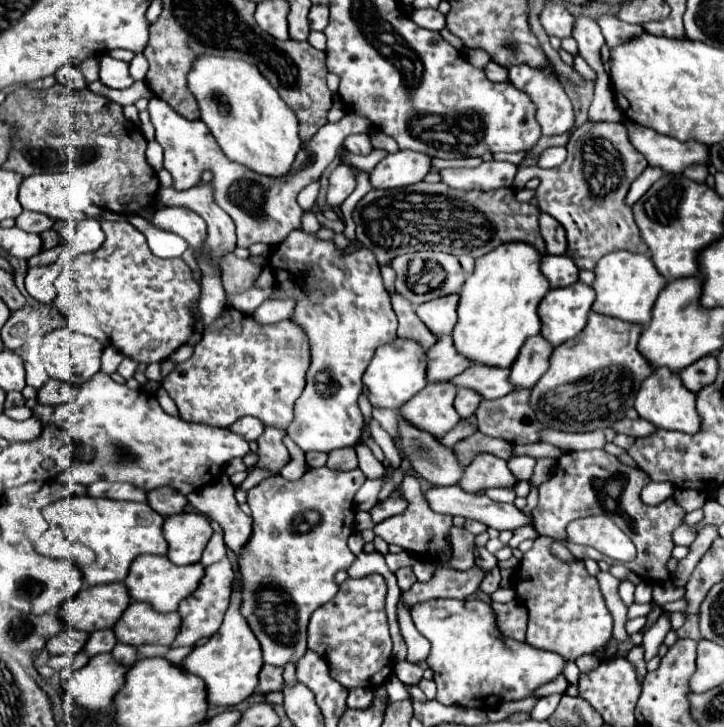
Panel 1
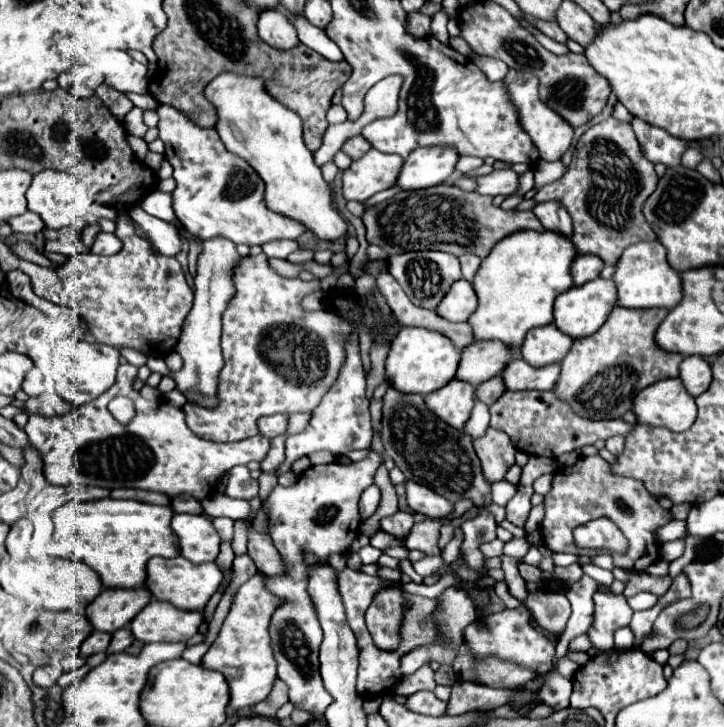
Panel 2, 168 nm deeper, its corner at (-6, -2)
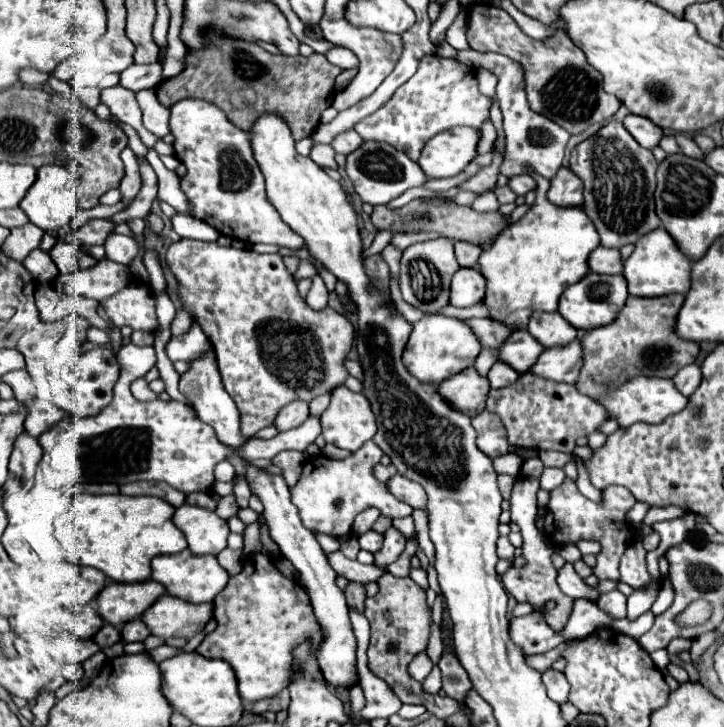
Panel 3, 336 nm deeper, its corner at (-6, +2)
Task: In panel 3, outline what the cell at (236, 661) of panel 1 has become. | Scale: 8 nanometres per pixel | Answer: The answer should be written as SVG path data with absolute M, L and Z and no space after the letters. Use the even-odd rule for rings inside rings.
M252 554L246 558L244 568L240 574L232 576L226 584L226 588L214 598L214 616L216 616L216 630L208 634L202 644L196 648L198 654L206 658L218 658L228 662L234 668L236 680L238 680L238 694L244 702L258 702L270 696L276 696L280 690L284 690L290 682L290 662L292 662L292 648L294 644L300 644L300 640L312 638L314 652L318 648L318 622L314 618L314 612L310 608L310 600L300 588L298 582L284 578L278 568L274 566L272 558L266 554Z

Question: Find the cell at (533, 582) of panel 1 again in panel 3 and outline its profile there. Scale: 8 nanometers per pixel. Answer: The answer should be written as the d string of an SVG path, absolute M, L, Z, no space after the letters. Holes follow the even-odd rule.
M612 590L612 592L604 592L600 594L600 598L596 600L598 608L602 608L612 620L618 618L626 618L626 596L620 590Z

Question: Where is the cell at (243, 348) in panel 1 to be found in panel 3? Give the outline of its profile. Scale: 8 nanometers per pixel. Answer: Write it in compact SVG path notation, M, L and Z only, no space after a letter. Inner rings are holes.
M178 240L168 248L164 258L180 282L184 310L196 314L216 358L222 358L224 388L240 410L240 434L244 438L252 438L258 430L272 426L282 406L294 400L310 402L344 384L348 378L344 360L354 342L354 326L344 314L338 314L330 306L312 310L298 294L298 284L280 254L258 254L248 248L238 250L232 246L222 248L216 242Z

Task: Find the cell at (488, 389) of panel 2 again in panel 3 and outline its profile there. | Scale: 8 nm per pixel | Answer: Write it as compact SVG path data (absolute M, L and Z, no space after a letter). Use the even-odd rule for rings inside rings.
M496 362L490 372L488 372L488 380L490 380L490 388L504 388L504 386L510 386L514 384L514 380L518 378L520 374L514 372L514 368L510 368L508 364L500 364Z

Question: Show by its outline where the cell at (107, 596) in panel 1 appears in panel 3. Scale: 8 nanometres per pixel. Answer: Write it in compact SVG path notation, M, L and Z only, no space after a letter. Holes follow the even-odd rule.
M154 580L136 584L106 584L96 596L96 610L106 624L122 628L122 624L140 618L142 612L152 606L166 590Z

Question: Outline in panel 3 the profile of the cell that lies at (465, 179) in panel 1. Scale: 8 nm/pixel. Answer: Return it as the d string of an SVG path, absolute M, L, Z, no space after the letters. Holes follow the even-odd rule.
M518 174L518 176L512 176L512 178L508 180L508 186L512 188L512 192L514 192L514 194L524 196L528 190L536 188L536 182L534 182L528 174Z

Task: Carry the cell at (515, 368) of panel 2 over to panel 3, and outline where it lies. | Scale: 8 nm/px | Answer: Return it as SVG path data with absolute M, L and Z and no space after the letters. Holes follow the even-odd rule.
M574 340L574 344L558 348L558 352L542 352L528 372L546 380L574 384L580 368L582 368L582 346L580 340Z

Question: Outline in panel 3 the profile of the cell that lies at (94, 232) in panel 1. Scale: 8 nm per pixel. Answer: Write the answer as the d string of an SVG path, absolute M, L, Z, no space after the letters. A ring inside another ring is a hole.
M110 234L104 242L106 248L106 258L118 264L130 264L134 256L138 254L138 244L132 236L122 236L122 234Z

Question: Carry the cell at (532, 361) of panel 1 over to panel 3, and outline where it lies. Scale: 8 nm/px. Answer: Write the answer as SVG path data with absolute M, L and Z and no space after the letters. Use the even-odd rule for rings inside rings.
M534 312L528 324L528 332L544 346L544 348L556 348L556 346L568 346L576 340L578 330L566 322L558 312Z

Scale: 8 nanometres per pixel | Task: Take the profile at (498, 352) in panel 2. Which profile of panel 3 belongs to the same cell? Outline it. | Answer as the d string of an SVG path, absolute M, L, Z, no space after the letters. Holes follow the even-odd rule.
M512 332L510 338L498 348L498 360L512 366L516 372L526 372L530 364L542 354L542 348L534 344L534 338L528 332Z

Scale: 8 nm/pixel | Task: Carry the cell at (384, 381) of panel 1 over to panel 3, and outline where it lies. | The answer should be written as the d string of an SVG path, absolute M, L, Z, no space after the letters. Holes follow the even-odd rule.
M430 314L412 326L412 334L402 354L402 362L408 368L408 372L416 376L420 382L440 384L456 372L462 372L464 368L472 366L478 354L478 338L470 332L470 328L466 328L466 324L462 324L462 320L446 318L442 314Z

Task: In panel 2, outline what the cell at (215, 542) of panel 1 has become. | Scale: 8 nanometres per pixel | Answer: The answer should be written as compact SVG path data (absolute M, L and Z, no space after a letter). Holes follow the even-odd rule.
M214 518L214 528L218 530L220 538L222 540L232 540L232 534L234 534L234 520L230 518Z

